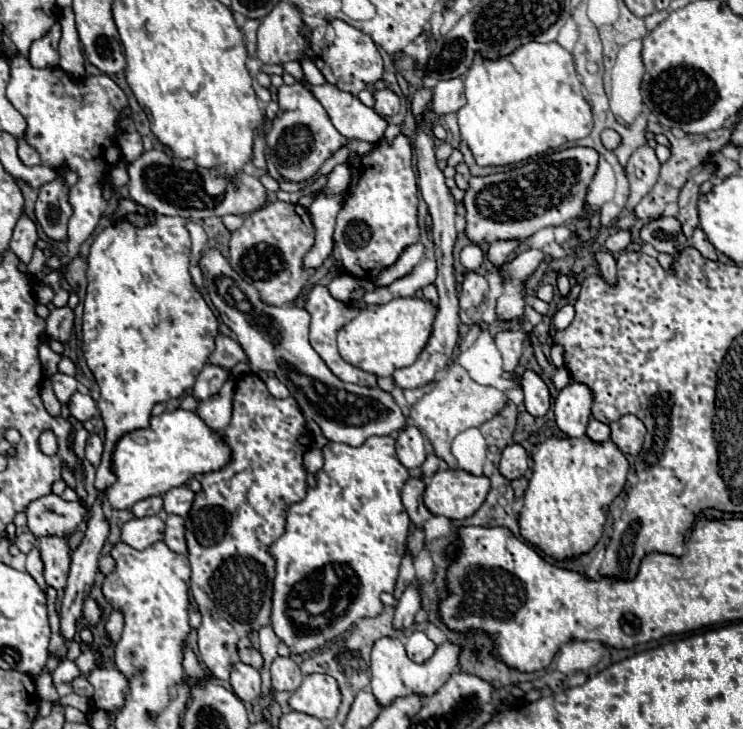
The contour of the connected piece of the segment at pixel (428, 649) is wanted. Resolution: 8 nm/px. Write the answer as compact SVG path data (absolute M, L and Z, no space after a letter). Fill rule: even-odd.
M414 631L408 639L406 639L406 653L412 661L422 663L426 659L430 659L436 651L436 645L426 637L426 633L422 631Z

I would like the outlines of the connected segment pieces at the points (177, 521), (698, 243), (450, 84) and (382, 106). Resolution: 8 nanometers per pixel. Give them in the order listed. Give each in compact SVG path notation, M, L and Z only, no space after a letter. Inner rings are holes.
M168 515L168 519L166 519L166 531L164 531L164 543L172 551L176 551L176 553L186 553L184 519L180 515Z
M696 227L694 235L692 235L692 239L690 239L690 245L692 245L692 247L696 247L696 249L706 257L706 259L712 259L712 261L716 261L716 259L718 259L714 245L706 239L706 235L704 235L704 231L702 231L700 227Z
M450 79L450 81L440 81L432 89L432 113L438 117L456 113L460 107L464 107L466 97L464 97L464 83L462 79Z
M384 89L384 91L378 91L378 93L376 93L374 111L376 111L378 115L382 115L382 117L392 117L392 115L398 113L398 109L400 109L400 99L398 99L392 91Z

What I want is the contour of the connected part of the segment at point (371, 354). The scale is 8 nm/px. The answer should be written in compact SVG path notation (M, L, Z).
M418 297L392 299L390 303L362 309L356 319L338 331L338 351L348 363L378 377L390 377L396 369L408 367L418 359L432 333L434 317L436 307Z

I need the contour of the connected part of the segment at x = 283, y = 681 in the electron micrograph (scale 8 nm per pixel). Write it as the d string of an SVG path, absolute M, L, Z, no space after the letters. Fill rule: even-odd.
M276 657L270 665L274 691L296 691L302 683L300 667L290 657Z

